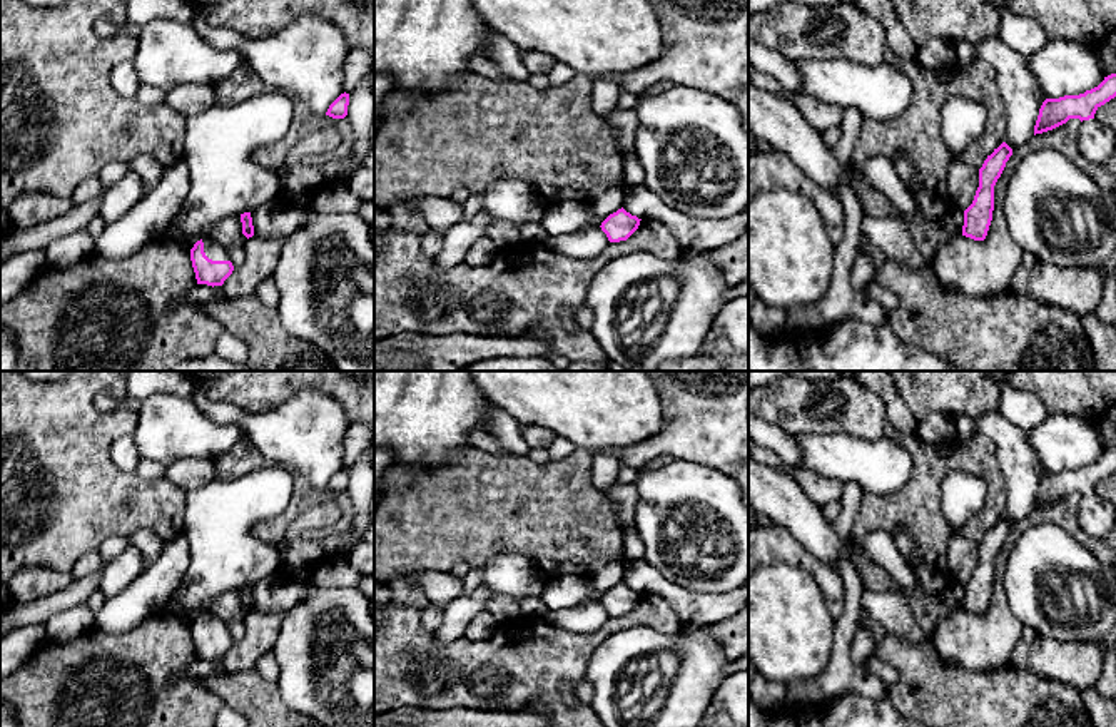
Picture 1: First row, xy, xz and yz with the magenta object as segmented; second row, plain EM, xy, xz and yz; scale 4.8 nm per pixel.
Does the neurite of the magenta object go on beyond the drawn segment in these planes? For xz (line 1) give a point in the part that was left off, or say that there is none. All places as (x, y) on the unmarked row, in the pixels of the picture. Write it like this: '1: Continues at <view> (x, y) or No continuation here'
1: No continuation here

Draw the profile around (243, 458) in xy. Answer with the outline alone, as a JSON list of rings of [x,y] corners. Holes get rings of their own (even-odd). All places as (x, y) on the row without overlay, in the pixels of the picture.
[[[241,438],[227,453],[216,458],[217,480],[234,481],[257,468],[269,466],[271,461],[249,441]]]

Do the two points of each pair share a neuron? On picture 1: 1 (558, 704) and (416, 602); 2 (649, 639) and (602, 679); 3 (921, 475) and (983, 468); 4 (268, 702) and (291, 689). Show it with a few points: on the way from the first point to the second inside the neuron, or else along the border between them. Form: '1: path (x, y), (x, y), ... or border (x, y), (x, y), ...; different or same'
1: border (391, 600), (420, 612); different
2: path (637, 642), (610, 667); same
3: path (936, 462), (968, 462); same
4: border (276, 684), (281, 699), (293, 709); different

